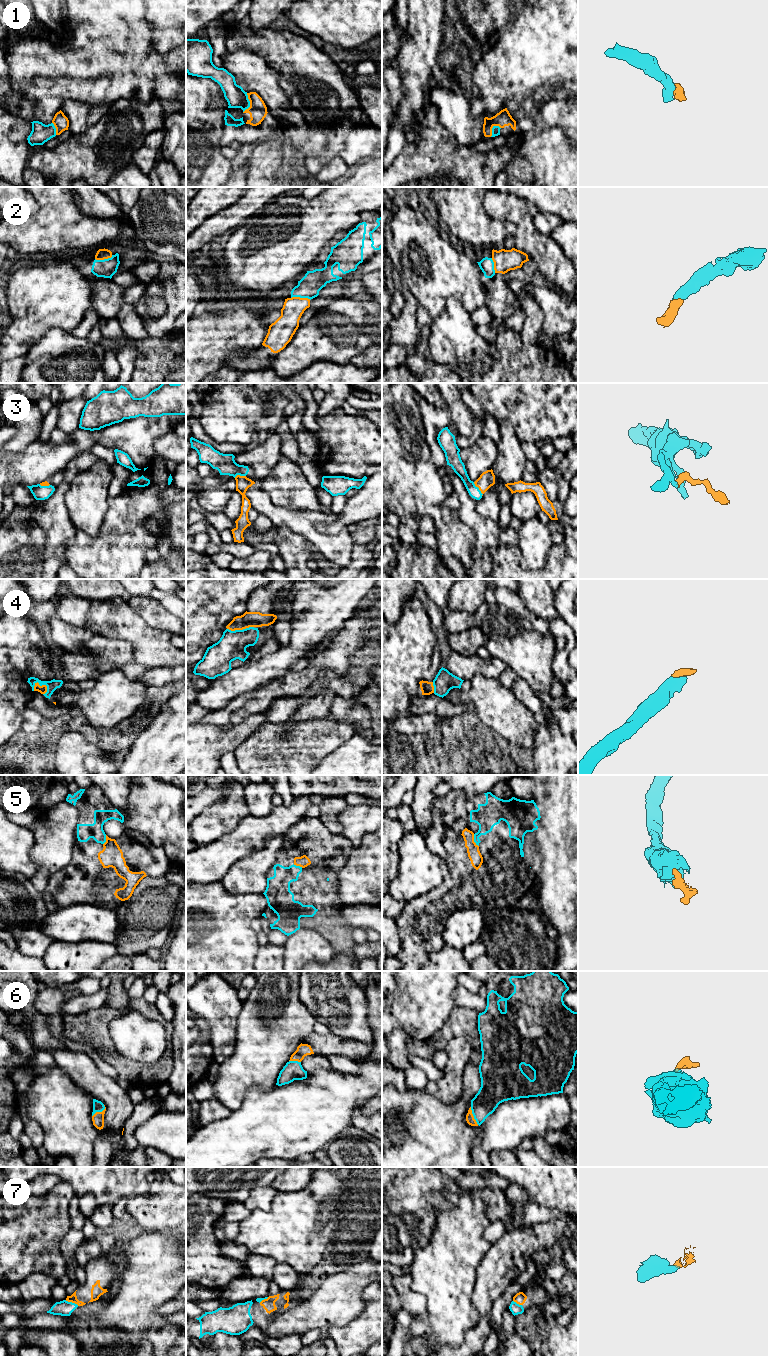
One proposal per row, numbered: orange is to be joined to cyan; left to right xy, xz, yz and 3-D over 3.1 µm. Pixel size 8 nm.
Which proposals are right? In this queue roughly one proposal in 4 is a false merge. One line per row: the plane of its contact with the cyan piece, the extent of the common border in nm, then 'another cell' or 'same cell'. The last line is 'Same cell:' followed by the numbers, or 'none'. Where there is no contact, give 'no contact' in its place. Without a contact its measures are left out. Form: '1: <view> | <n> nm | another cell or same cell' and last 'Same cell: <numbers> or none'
1: xz | 160 nm | same cell
2: xz | 160 nm | same cell
3: yz | 130 nm | same cell
4: xy | 130 nm | same cell
5: yz | 110 nm | same cell
6: yz | 160 nm | same cell
7: xy | 120 nm | same cell
Same cell: 1, 2, 3, 4, 5, 6, 7

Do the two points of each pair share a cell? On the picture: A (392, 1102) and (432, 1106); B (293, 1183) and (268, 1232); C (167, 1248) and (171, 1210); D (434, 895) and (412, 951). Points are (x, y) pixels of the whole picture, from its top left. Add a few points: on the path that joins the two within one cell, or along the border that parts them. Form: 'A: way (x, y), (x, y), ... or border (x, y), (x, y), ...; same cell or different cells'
A: way (402, 1102), (416, 1100), (422, 1106); same cell
B: border (310, 1179), (299, 1189), (278, 1192); different cells
C: border (145, 1231), (159, 1231), (175, 1237); different cells
D: way (419, 904), (409, 918), (409, 936); same cell

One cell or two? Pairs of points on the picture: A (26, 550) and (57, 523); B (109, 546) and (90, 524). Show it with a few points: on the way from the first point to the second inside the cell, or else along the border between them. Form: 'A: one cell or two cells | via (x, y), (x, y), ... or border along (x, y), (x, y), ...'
A: two cells | border along (32, 518), (44, 534), (43, 557)
B: two cells | border along (106, 511), (99, 532), (92, 537)

